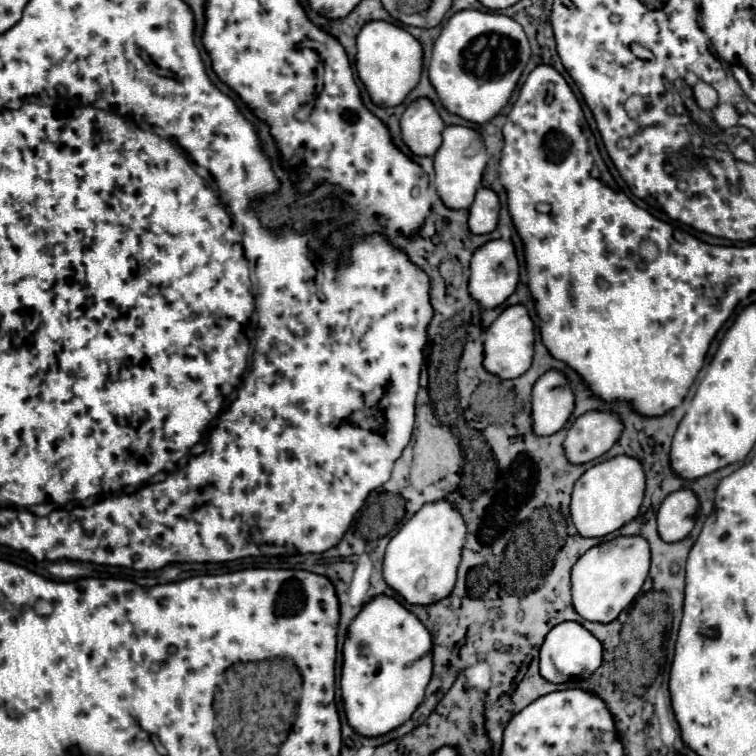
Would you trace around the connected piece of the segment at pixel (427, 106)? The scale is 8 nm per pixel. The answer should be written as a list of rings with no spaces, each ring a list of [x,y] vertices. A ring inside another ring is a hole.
[[[430,99],[412,101],[400,117],[400,135],[404,145],[418,157],[432,157],[442,145],[444,121]]]

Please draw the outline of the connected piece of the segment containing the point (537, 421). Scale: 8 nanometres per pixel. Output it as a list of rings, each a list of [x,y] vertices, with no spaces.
[[[558,371],[544,373],[532,389],[532,431],[540,437],[560,431],[574,409],[574,393]]]

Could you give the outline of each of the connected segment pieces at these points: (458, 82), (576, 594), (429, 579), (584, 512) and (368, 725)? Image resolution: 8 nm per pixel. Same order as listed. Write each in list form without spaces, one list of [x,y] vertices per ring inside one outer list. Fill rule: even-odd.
[[[464,9],[454,13],[442,27],[434,43],[428,77],[448,113],[482,125],[508,103],[528,59],[530,43],[512,17]]]
[[[640,535],[616,537],[588,549],[572,567],[572,605],[586,621],[614,621],[640,593],[650,567],[650,547]]]
[[[446,501],[426,503],[404,527],[390,539],[382,577],[390,589],[400,593],[412,605],[430,605],[446,599],[456,583],[456,569],[460,565],[460,553],[466,541],[466,525],[462,515]]]
[[[618,455],[614,459],[596,463],[574,485],[570,501],[572,523],[576,525],[582,537],[610,535],[638,515],[644,497],[644,487],[646,479],[638,459],[632,459],[628,455]]]
[[[380,595],[362,607],[362,611],[348,627],[348,637],[344,643],[342,679],[340,679],[346,719],[356,733],[360,733],[362,737],[386,735],[412,717],[412,713],[424,699],[424,689],[432,675],[430,641],[432,639],[426,627],[422,627],[422,623],[418,623],[418,619],[414,619],[414,615],[410,615],[410,611],[406,611],[396,599]]]

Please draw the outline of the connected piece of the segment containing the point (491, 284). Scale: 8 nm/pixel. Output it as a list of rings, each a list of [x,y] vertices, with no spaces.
[[[504,239],[488,241],[474,251],[470,261],[468,293],[478,305],[486,309],[494,309],[502,305],[514,293],[516,283],[518,283],[518,259],[514,253],[514,245],[510,241],[504,241]]]

